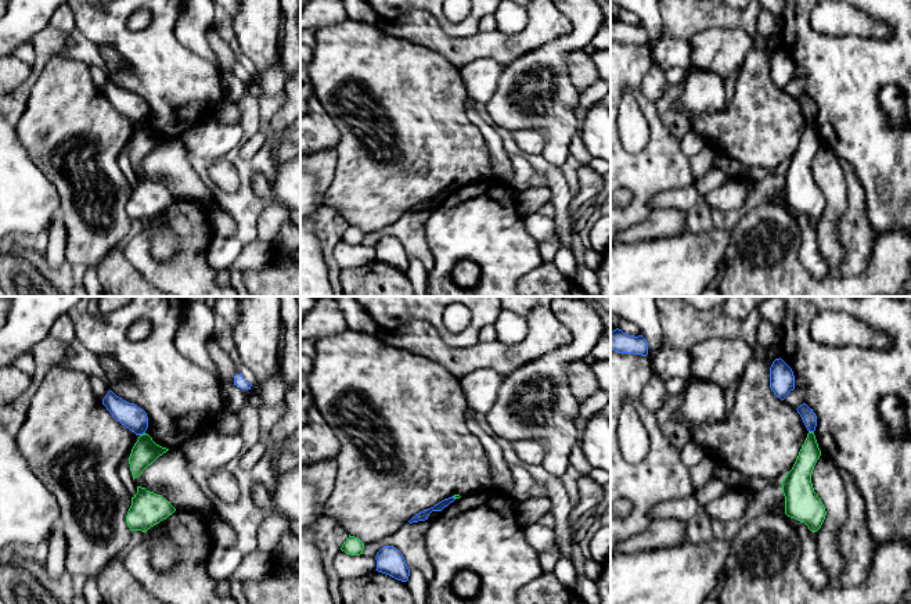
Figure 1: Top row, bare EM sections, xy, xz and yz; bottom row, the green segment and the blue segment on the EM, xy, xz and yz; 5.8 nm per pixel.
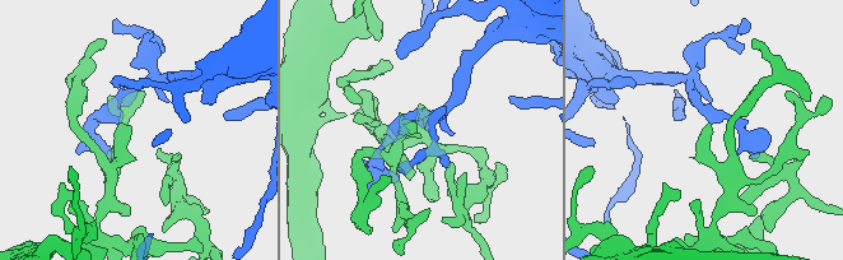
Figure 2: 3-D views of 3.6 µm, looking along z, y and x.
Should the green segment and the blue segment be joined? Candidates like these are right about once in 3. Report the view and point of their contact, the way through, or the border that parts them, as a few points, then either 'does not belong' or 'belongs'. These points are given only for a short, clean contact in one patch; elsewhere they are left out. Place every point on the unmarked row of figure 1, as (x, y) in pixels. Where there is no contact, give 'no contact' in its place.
xy (143, 123) | does not belong

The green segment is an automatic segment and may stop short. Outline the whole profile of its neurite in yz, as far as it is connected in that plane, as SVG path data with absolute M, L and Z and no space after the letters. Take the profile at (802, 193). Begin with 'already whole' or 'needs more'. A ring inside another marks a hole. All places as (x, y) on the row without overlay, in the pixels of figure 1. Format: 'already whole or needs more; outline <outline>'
already whole; outline M807 123L799 145L782 170L785 204L804 212L811 222L817 222L827 205L825 197L814 181L811 163L821 145L815 125Z

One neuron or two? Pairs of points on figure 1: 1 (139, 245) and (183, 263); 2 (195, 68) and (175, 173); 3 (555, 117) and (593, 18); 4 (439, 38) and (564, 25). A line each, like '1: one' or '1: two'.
1: one
2: two
3: one
4: one

